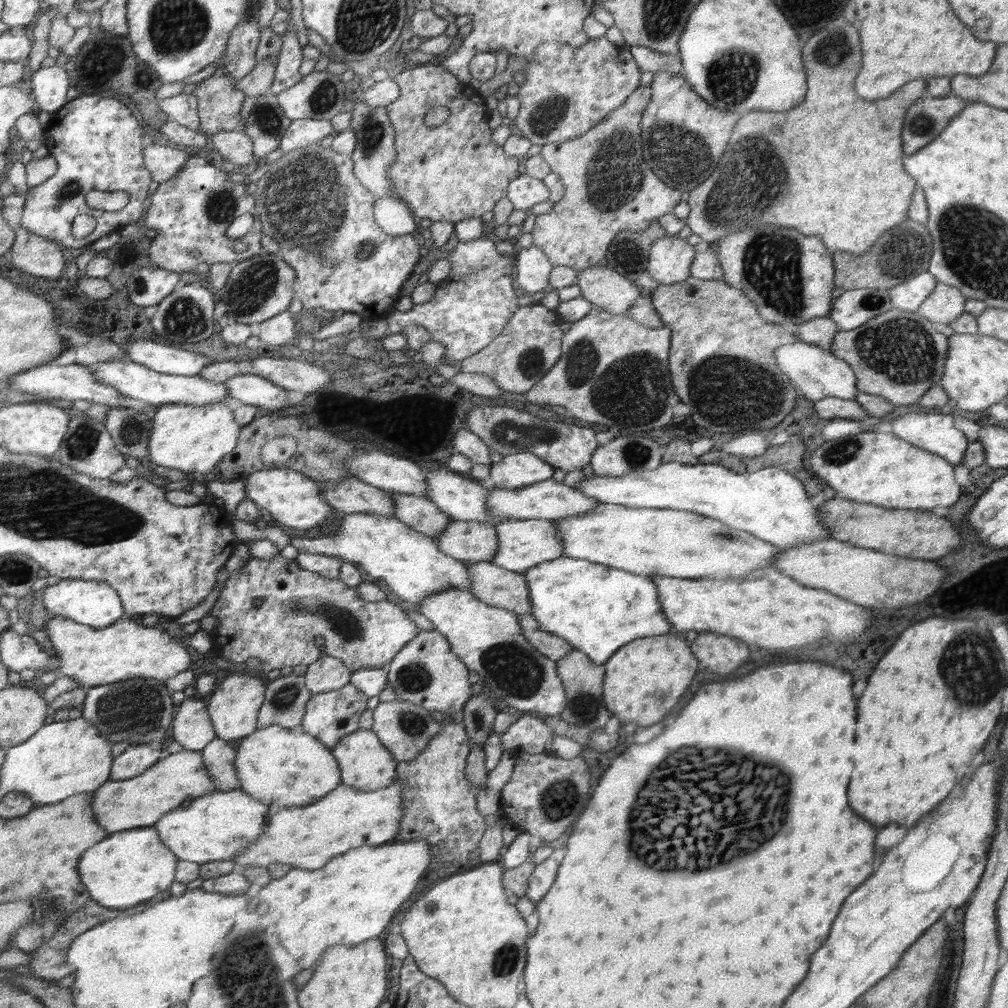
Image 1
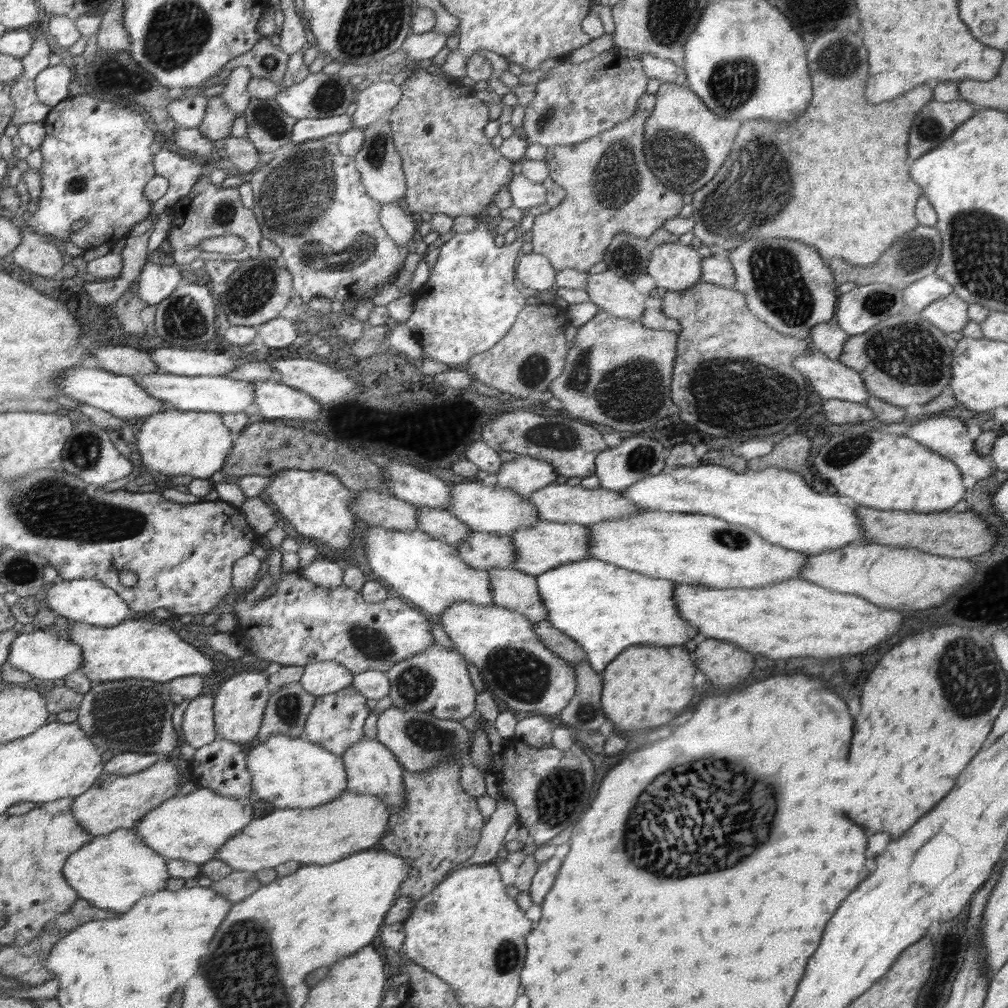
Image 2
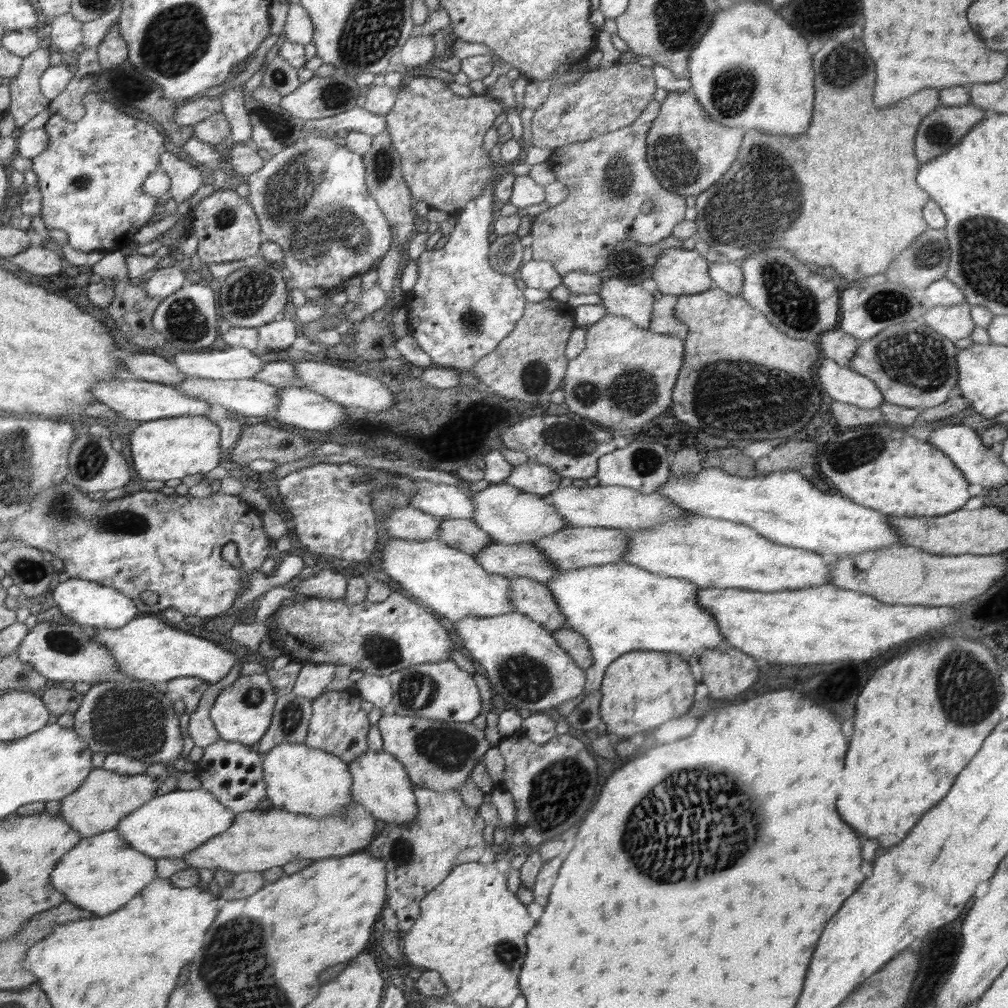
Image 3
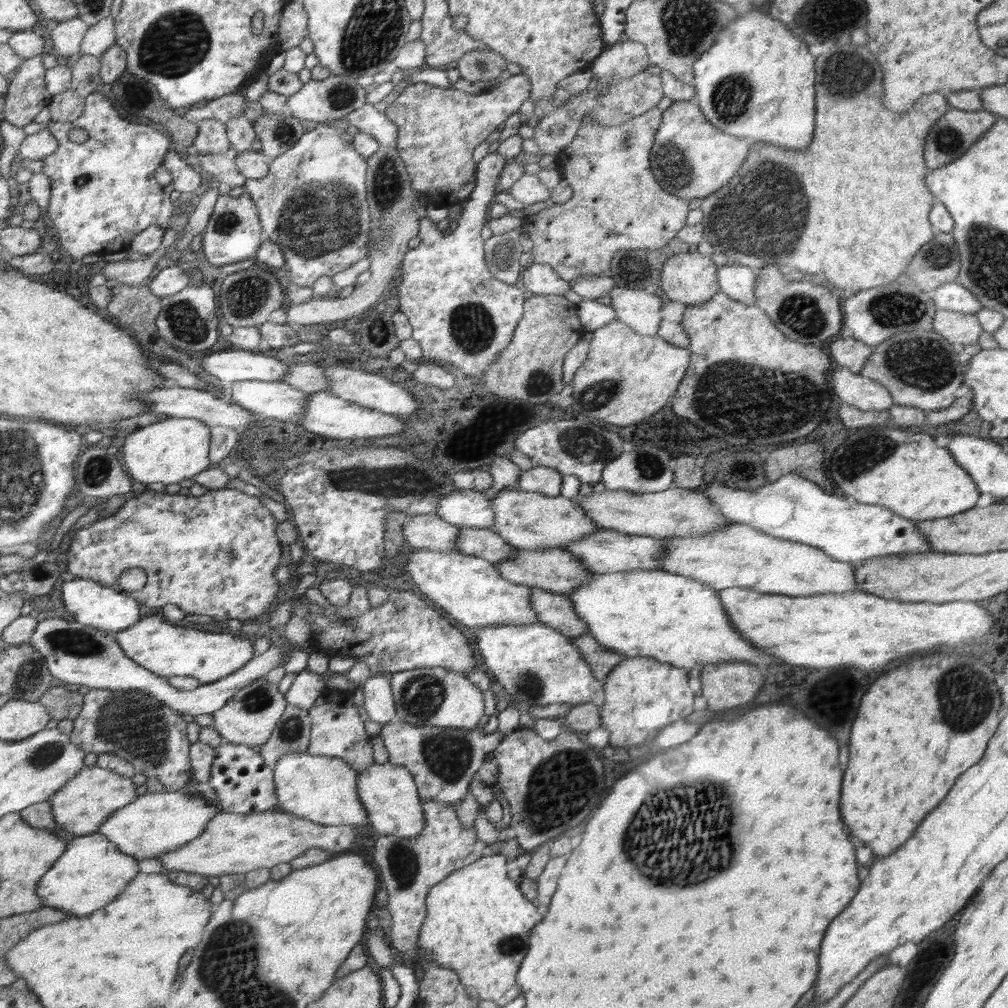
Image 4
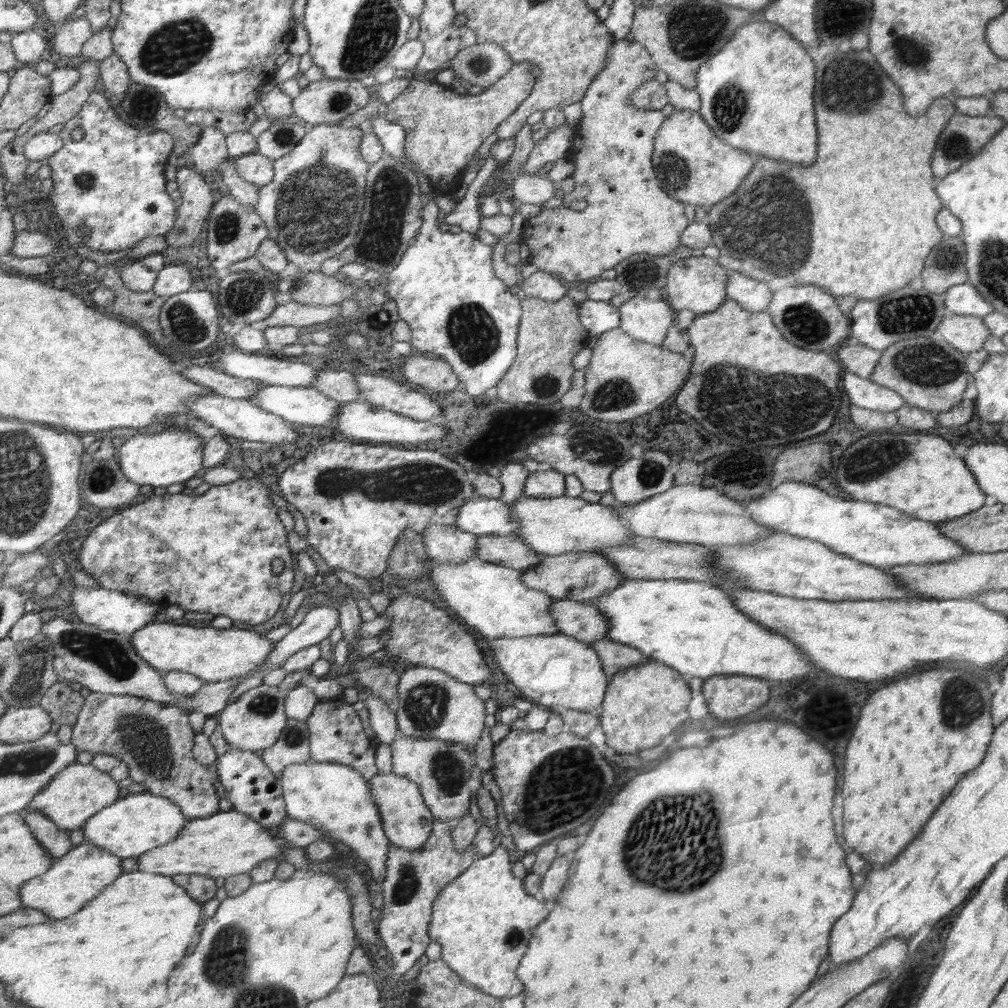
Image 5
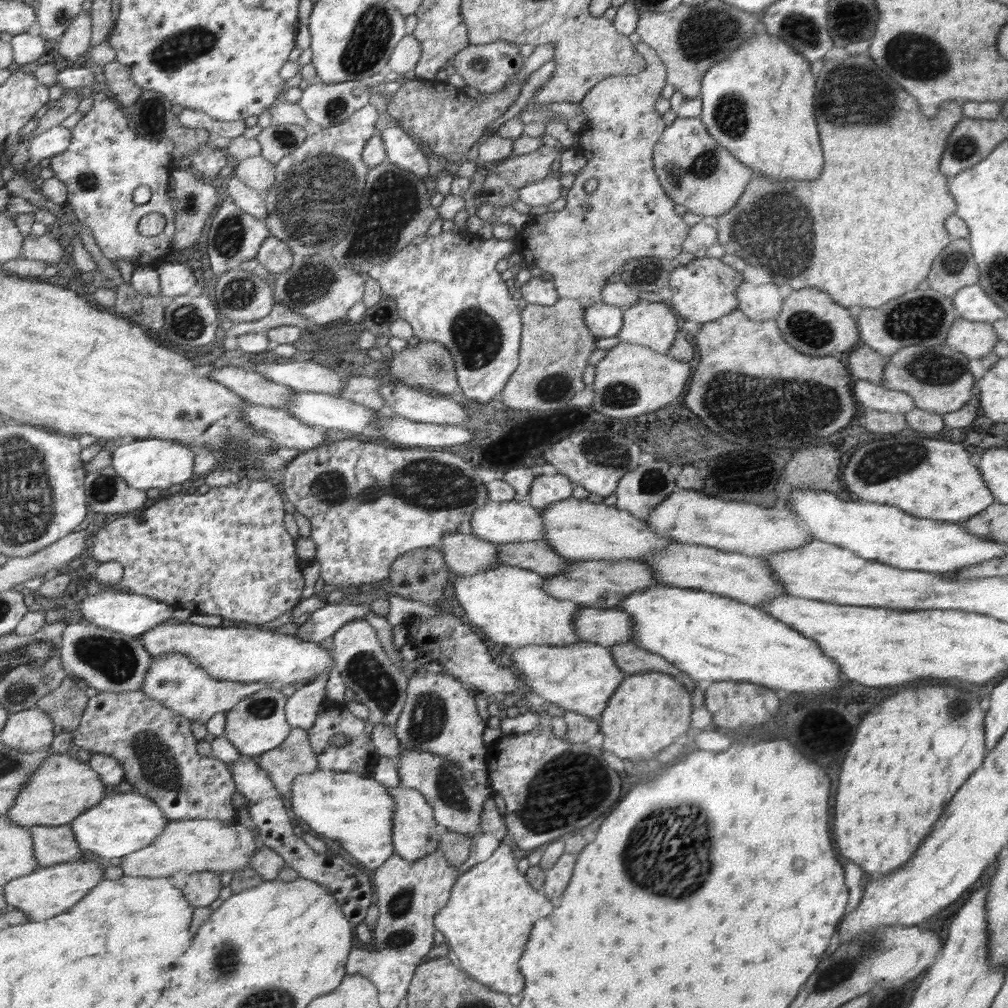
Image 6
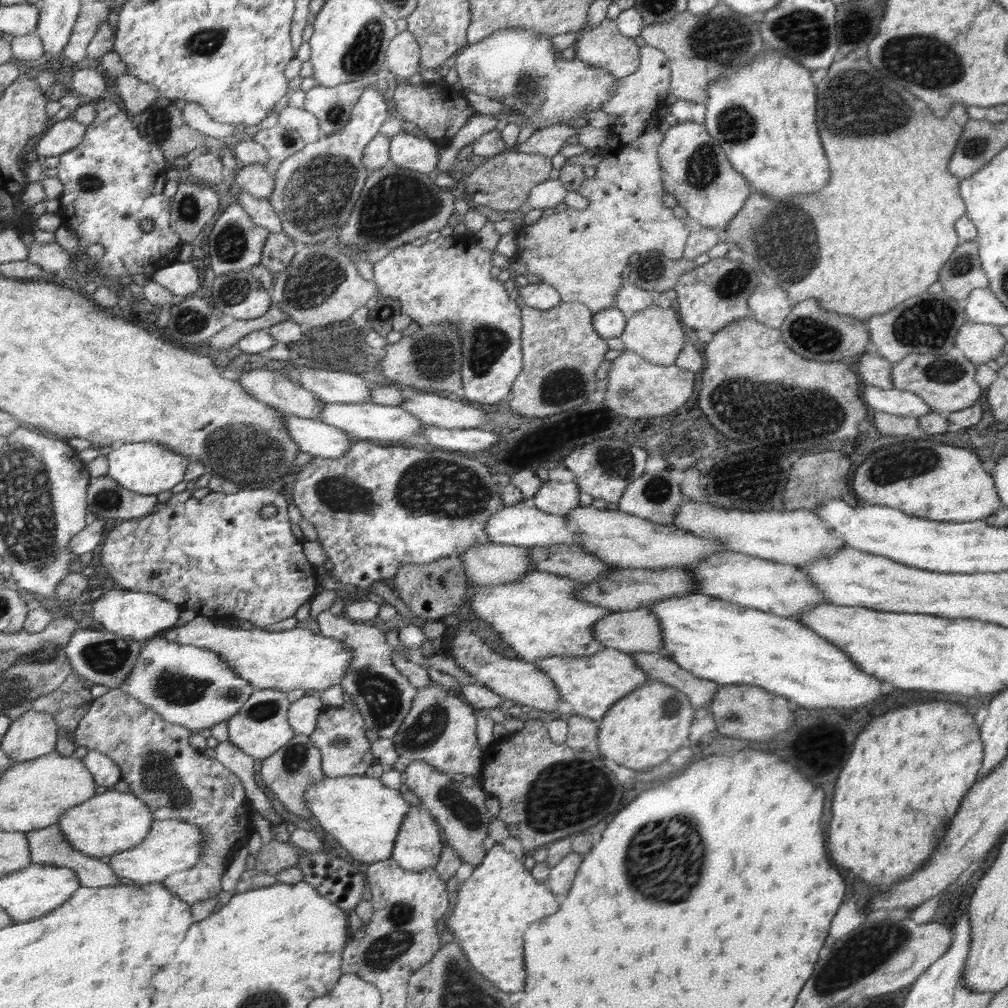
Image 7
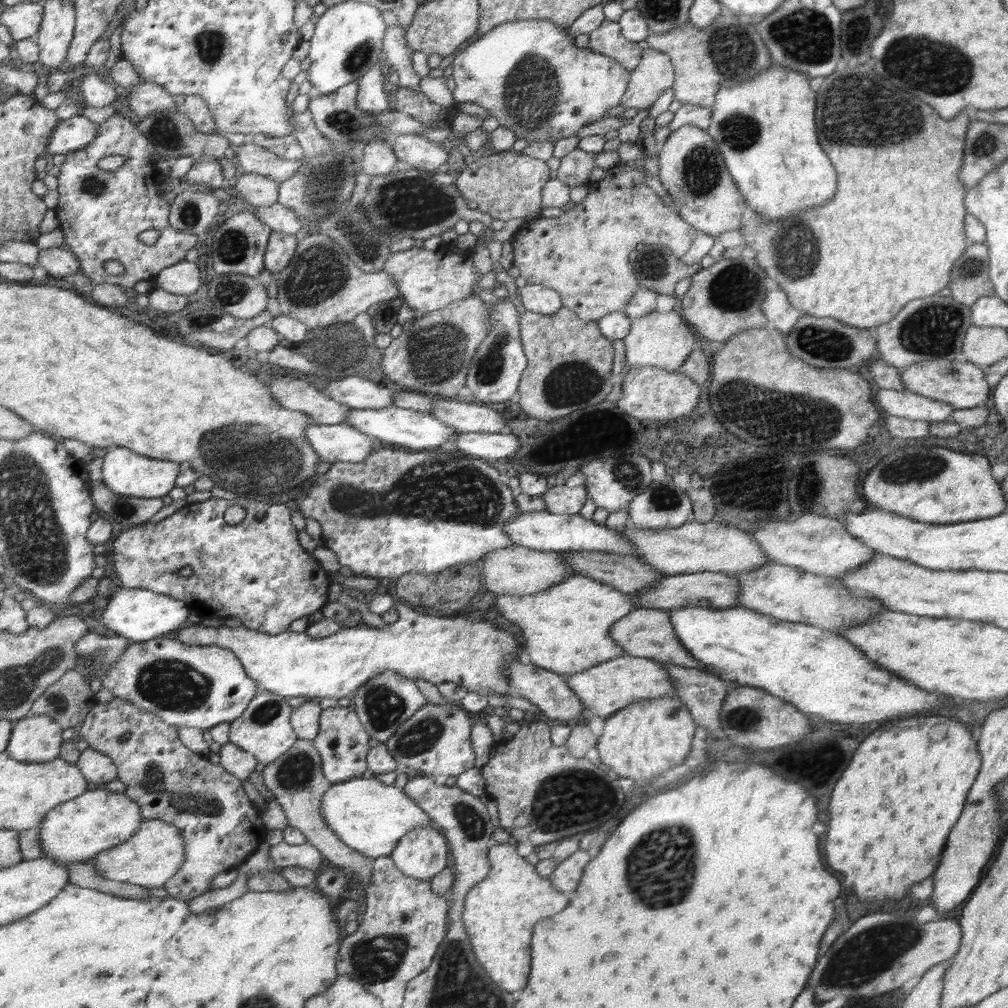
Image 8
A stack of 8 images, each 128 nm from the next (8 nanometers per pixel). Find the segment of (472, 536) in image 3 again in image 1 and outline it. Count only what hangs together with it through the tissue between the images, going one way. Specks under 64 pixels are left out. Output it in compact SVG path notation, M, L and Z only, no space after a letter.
M390 493L390 497L395 498L395 517L426 536L436 538L454 522L448 513L426 497L394 493Z

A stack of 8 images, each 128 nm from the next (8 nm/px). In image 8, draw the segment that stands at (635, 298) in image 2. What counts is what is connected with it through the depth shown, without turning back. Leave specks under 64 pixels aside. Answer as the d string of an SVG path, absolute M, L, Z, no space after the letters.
M677 311L658 312L635 318L631 322L629 333L623 338L626 355L625 360L630 367L658 367L674 372L688 360L690 348L694 346L692 330L684 324Z

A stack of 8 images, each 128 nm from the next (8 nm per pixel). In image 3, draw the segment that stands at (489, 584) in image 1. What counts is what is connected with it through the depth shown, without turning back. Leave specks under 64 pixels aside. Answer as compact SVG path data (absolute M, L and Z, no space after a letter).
M510 578L510 599L520 614L539 621L550 630L566 627L566 616L551 589L532 578Z

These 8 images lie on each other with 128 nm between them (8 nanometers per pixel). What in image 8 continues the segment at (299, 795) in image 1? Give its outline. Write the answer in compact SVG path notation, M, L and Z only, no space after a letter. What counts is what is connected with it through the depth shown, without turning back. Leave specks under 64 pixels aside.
M376 777L331 783L321 805L326 823L338 833L340 839L372 860L390 856L398 841L415 828L430 827L430 815L411 796L394 785L385 785Z

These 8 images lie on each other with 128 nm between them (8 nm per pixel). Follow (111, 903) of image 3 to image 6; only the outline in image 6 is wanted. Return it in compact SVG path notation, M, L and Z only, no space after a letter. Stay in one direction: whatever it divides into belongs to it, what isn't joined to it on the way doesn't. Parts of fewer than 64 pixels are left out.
M84 859L83 861L63 862L49 867L40 867L30 876L23 876L7 884L5 895L8 904L26 912L30 922L51 920L80 905L82 900L105 880L106 866L102 861Z

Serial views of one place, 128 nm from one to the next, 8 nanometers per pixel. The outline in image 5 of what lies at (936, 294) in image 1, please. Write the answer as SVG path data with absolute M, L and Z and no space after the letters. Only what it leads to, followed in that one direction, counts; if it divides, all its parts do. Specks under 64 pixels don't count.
M948 315L938 328L942 338L956 350L970 354L984 348L991 331L977 316Z

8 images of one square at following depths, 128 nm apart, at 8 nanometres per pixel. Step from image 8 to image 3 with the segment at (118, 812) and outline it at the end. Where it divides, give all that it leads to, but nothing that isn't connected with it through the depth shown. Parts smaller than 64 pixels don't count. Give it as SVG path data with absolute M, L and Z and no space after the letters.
M177 789L146 803L140 810L127 816L116 829L134 848L148 856L157 859L185 858L189 852L231 830L235 826L236 815L235 810L228 808L219 796L209 790Z

